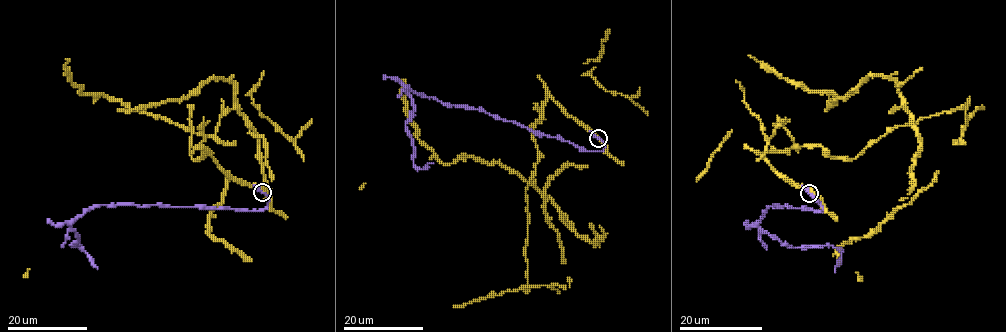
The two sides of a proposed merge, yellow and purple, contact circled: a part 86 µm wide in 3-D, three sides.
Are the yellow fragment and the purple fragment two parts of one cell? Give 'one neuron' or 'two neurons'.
one neuron

